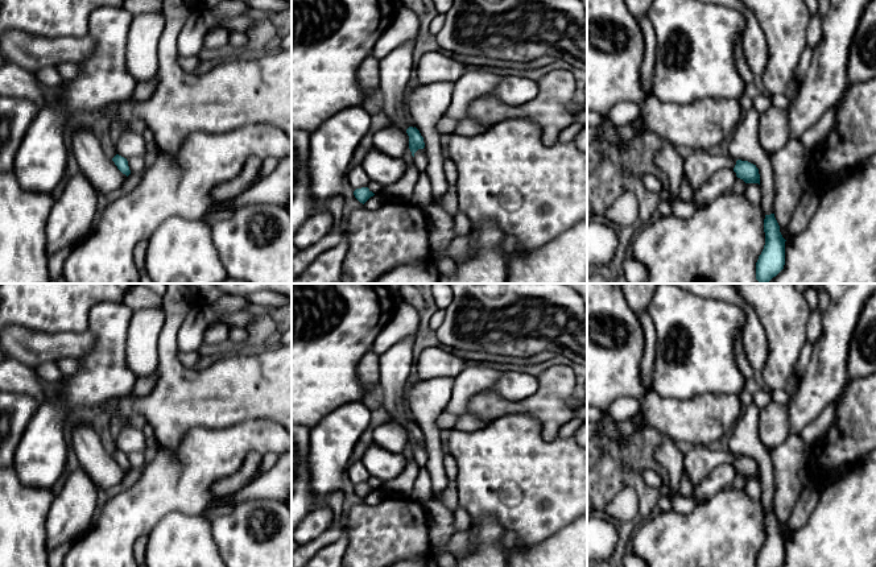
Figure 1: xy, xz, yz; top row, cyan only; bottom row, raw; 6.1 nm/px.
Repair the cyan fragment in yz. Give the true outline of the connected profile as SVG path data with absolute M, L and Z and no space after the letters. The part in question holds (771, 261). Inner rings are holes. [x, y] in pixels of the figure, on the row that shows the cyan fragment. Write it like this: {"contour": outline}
{"contour": "M774 214L765 215L764 219L765 245L756 262L756 280L768 284L785 265L785 239L780 232L780 225Z"}

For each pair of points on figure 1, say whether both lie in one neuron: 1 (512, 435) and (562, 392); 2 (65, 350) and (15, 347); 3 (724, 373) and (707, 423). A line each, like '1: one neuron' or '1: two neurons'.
1: two neurons
2: one neuron
3: two neurons

